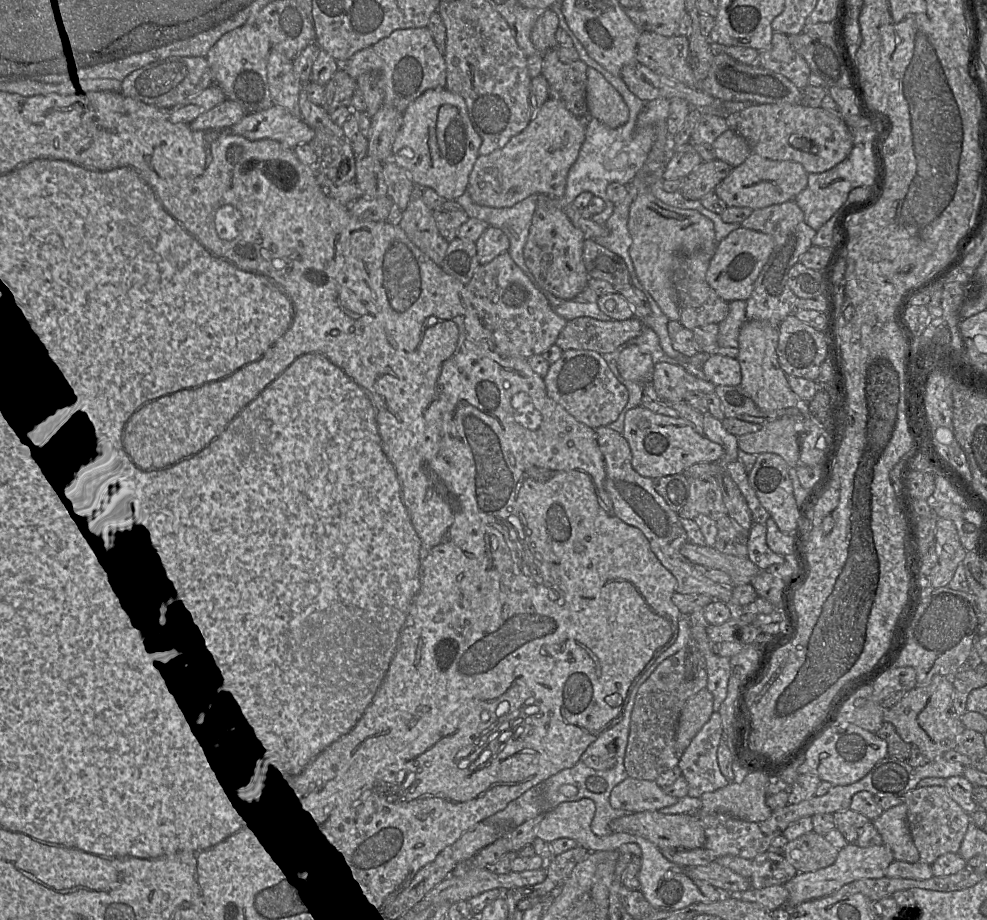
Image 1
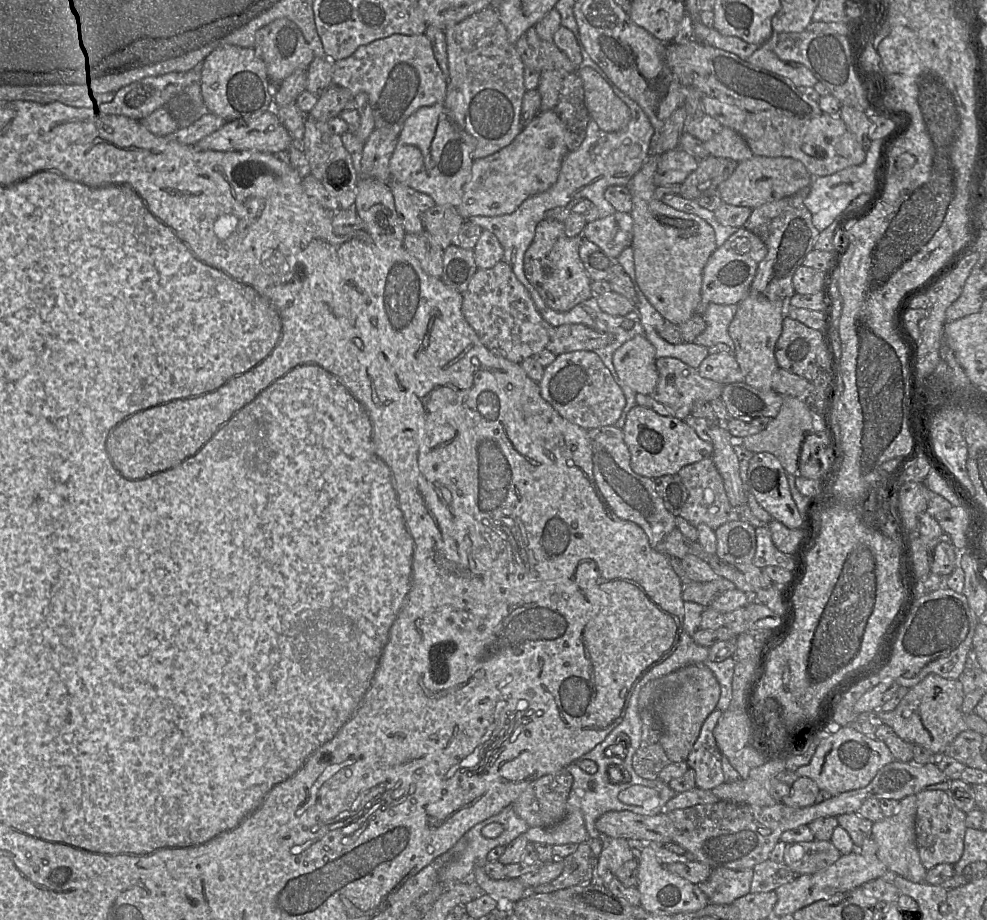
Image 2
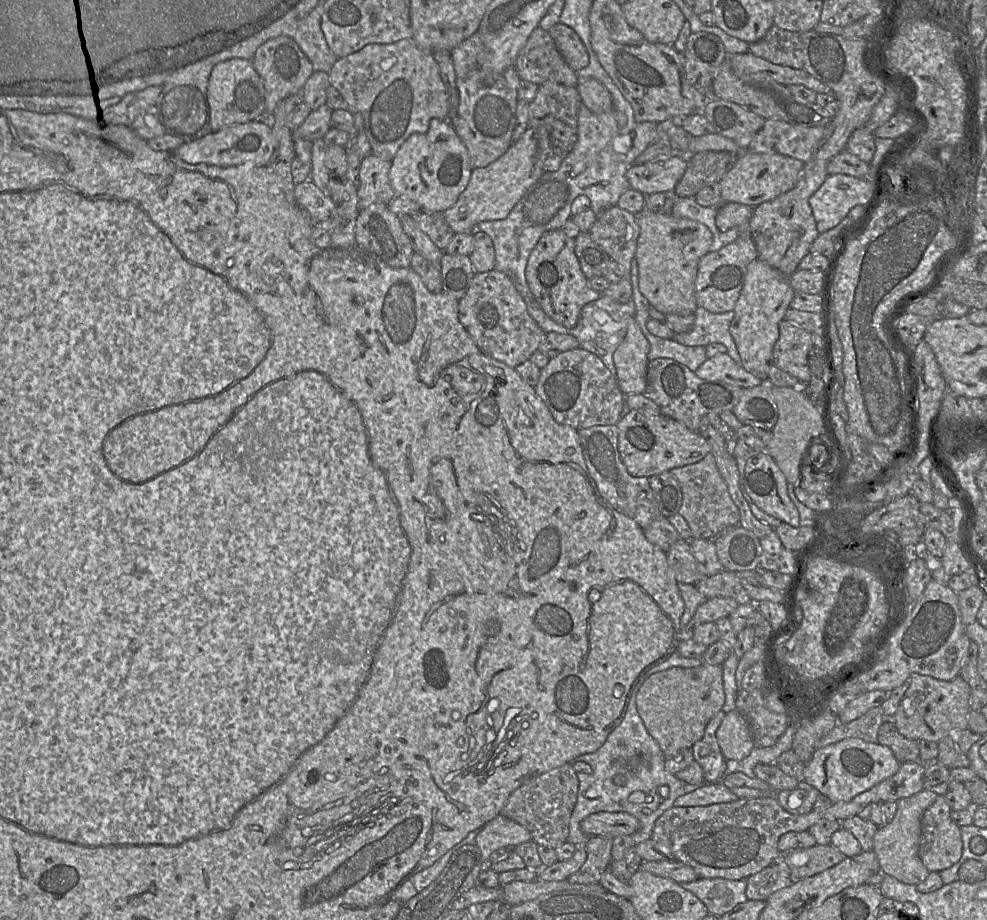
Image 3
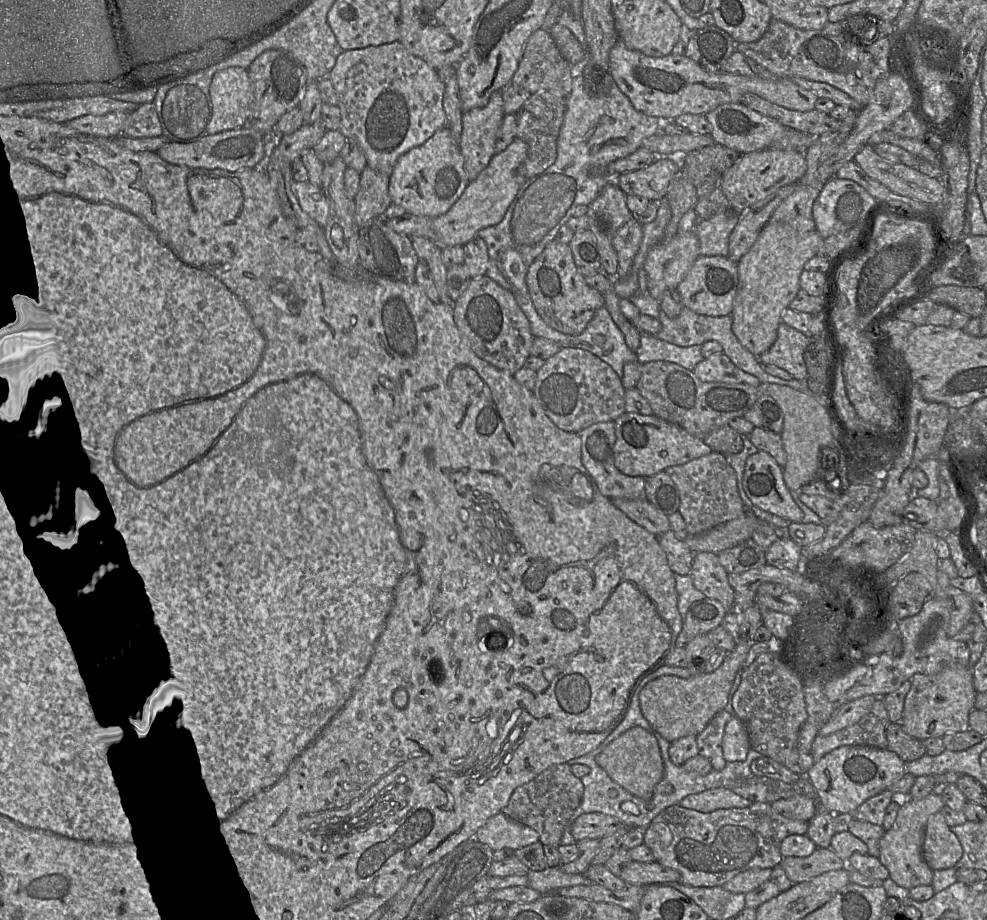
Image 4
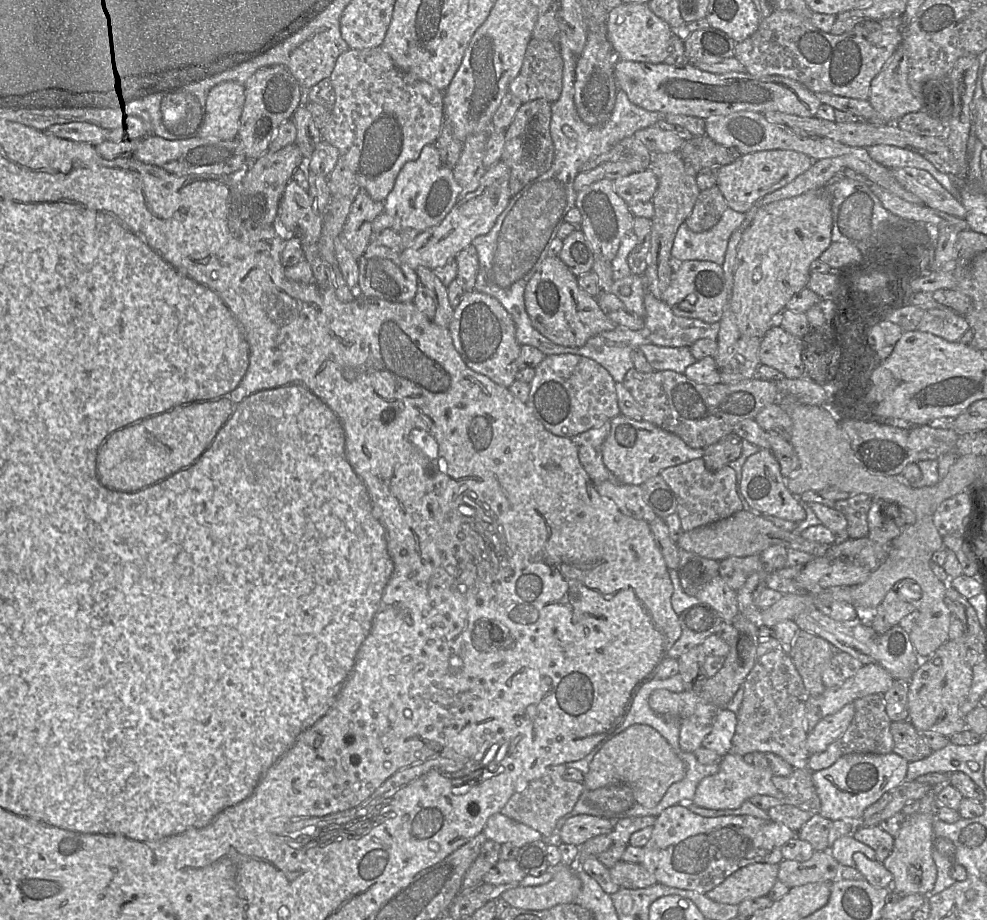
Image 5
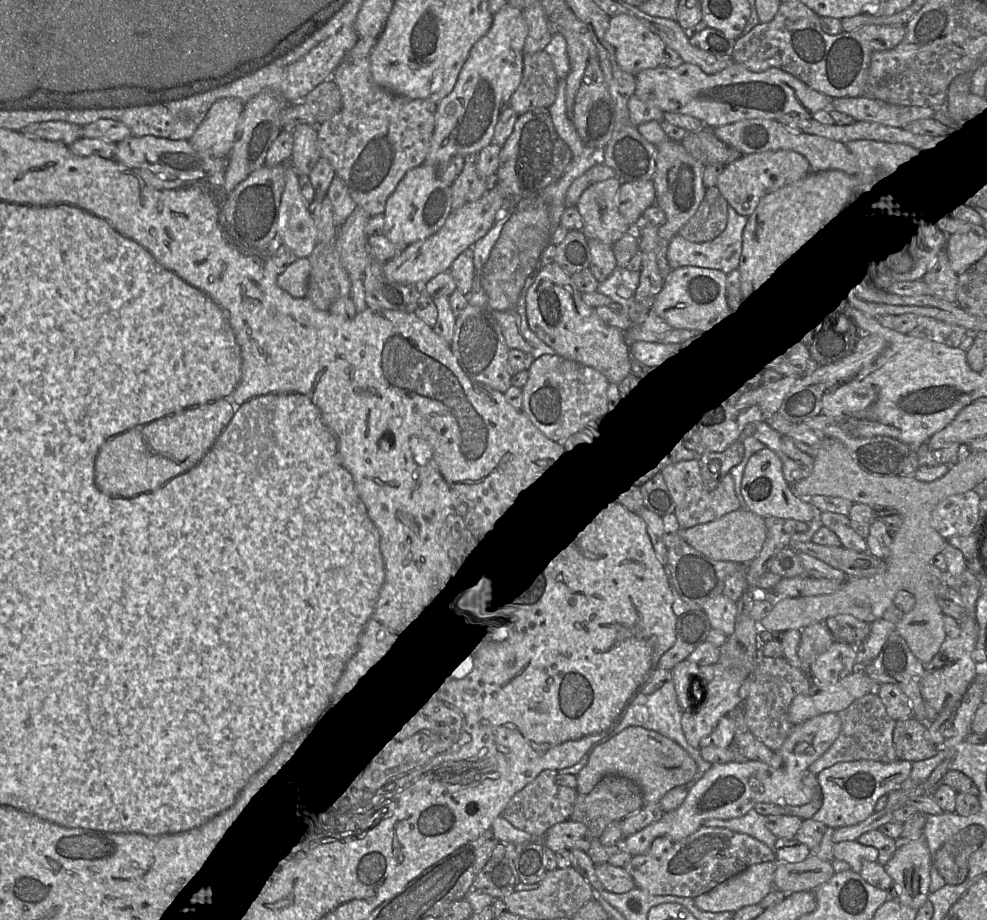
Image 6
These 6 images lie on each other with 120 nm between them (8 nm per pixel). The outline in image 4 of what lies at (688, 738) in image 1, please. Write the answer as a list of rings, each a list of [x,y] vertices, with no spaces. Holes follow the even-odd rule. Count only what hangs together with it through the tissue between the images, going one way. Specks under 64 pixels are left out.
[[[740,637],[721,666],[711,673],[695,674],[689,678],[666,675],[648,682],[639,693],[639,703],[641,713],[652,729],[670,743],[682,737],[700,734],[711,719],[727,705],[735,677],[742,670],[754,643]]]

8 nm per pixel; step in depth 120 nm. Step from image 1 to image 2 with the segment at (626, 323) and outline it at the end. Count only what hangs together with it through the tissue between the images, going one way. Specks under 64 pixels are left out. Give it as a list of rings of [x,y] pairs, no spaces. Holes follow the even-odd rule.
[[[565,324],[555,327],[546,349],[556,356],[577,350],[594,351],[608,345],[611,335],[583,324]]]

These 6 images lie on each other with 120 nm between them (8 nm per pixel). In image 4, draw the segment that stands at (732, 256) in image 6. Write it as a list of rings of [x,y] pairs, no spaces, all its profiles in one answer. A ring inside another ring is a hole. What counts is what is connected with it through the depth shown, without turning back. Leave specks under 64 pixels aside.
[[[694,209],[678,223],[677,234],[694,233],[699,240],[700,256],[728,256],[729,236],[738,222],[738,213],[728,210],[704,219]]]

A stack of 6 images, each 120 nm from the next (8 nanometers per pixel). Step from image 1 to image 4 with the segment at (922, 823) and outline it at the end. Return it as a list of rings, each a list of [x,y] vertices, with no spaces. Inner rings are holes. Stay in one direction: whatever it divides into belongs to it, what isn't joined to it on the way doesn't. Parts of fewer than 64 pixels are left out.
[[[939,811],[929,817],[922,845],[922,857],[932,870],[953,867],[962,857],[963,848]]]

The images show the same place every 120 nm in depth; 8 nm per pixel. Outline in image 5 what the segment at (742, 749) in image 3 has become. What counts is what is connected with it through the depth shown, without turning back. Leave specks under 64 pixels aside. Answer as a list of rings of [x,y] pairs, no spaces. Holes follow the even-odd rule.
[[[728,753],[720,760],[719,771],[700,781],[692,801],[702,808],[726,810],[739,808],[754,795],[767,795],[782,799],[784,794],[773,784],[773,776],[774,774],[769,768],[760,768],[753,764],[747,764],[742,756]]]

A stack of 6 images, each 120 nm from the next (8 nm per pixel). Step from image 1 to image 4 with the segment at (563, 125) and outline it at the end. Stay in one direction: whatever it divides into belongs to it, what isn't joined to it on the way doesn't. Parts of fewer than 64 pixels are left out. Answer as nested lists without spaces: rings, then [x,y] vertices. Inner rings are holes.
[[[519,138],[491,159],[488,166],[469,182],[460,198],[443,215],[433,218],[432,227],[441,248],[448,246],[464,246],[478,231],[497,225],[504,218],[506,211],[515,199],[521,186],[527,181],[525,162],[528,155],[528,145]]]

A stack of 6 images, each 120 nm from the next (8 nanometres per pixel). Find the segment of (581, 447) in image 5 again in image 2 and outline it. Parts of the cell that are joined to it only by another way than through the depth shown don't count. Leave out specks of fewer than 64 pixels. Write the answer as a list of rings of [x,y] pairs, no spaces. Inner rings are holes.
[[[615,425],[602,426],[587,431],[593,460],[593,474],[600,493],[615,515],[639,525],[646,533],[649,544],[661,551],[661,542],[676,528],[675,518],[654,489],[653,479],[635,473],[631,468],[630,451],[624,441],[623,431]]]

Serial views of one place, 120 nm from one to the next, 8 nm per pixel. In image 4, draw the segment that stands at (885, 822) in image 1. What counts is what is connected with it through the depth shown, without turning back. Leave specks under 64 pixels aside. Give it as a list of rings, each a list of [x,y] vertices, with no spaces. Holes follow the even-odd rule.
[[[910,792],[905,797],[898,797],[904,803],[900,806],[893,826],[887,830],[879,842],[879,861],[887,868],[889,877],[899,886],[912,887],[930,885],[933,870],[922,857],[922,845],[926,824],[930,816],[939,812],[945,805],[941,795],[934,793],[919,799],[911,800]]]

